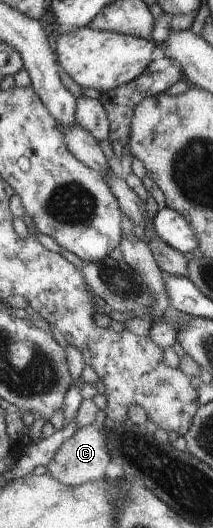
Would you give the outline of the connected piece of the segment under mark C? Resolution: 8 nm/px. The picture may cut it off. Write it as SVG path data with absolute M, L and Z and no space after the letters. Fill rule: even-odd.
M100 412L94 423L78 429L70 439L64 441L60 449L56 451L52 462L46 465L46 474L58 479L59 483L72 485L72 487L106 476L106 467L112 461L108 451L108 433L104 433L106 418L104 413Z

